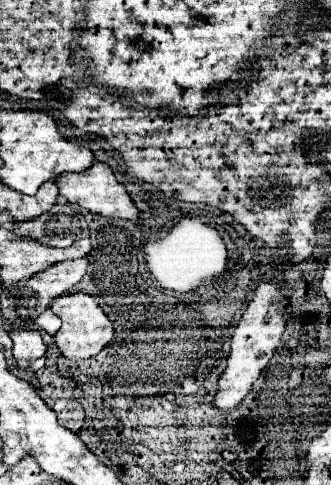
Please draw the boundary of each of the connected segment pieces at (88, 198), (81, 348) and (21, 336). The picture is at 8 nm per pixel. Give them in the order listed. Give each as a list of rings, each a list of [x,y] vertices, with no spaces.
[[[94,161],[88,169],[80,171],[80,173],[62,173],[60,177],[56,177],[54,183],[60,189],[60,195],[64,195],[70,203],[78,203],[80,207],[84,207],[92,213],[98,213],[104,217],[120,217],[120,219],[128,219],[134,223],[140,221],[140,211],[136,209],[134,201],[126,193],[124,185],[116,181],[114,171],[106,163]]]
[[[80,291],[80,293],[68,293],[68,295],[56,297],[52,301],[52,311],[62,319],[62,327],[58,329],[54,339],[56,339],[56,345],[58,345],[60,353],[66,359],[72,359],[72,361],[90,359],[96,353],[100,353],[114,337],[112,321],[102,311],[102,307],[96,303],[96,299],[88,293]]]
[[[12,329],[8,331],[8,335],[14,341],[12,347],[12,355],[16,359],[16,367],[18,369],[28,369],[30,361],[42,357],[46,353],[46,345],[40,337],[40,331],[32,331],[32,329]]]

